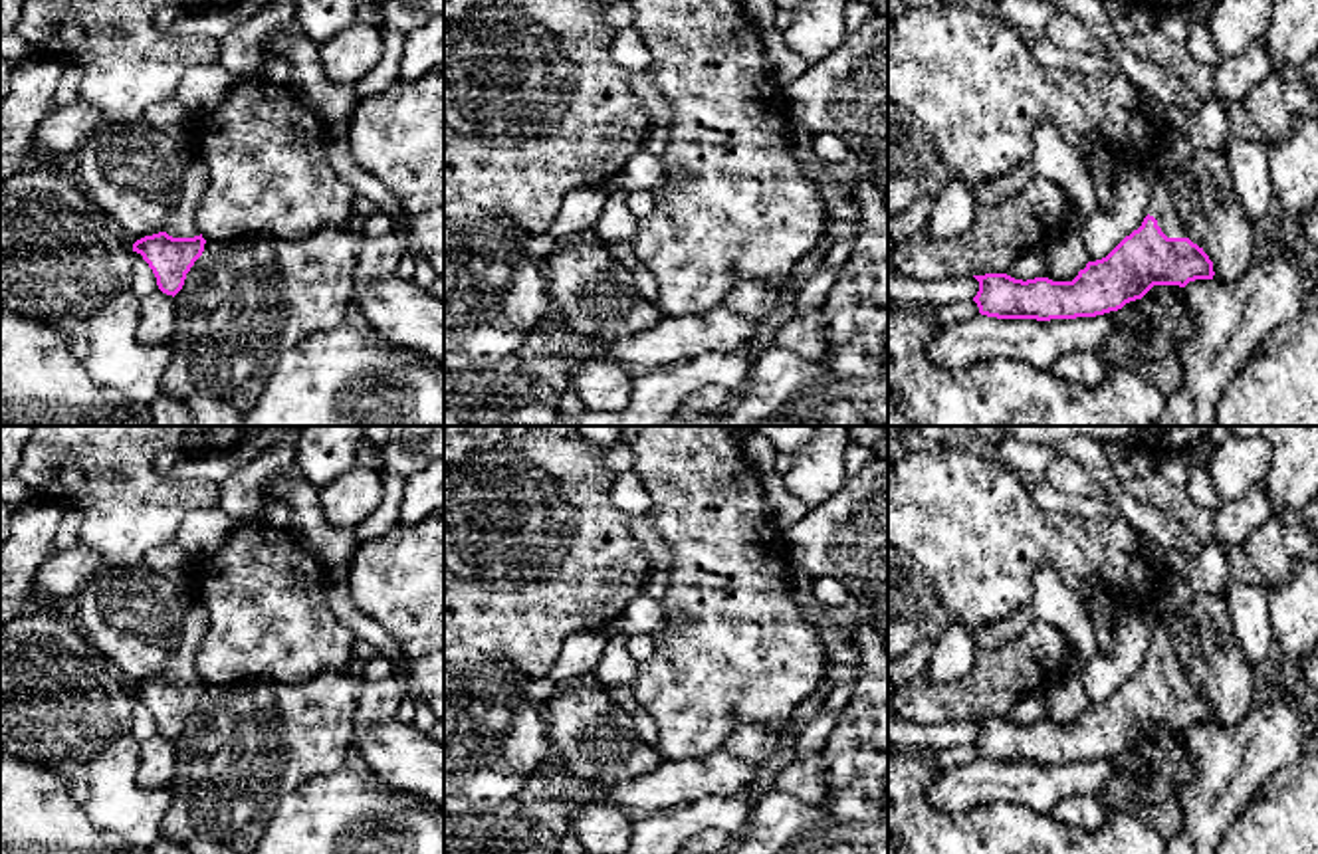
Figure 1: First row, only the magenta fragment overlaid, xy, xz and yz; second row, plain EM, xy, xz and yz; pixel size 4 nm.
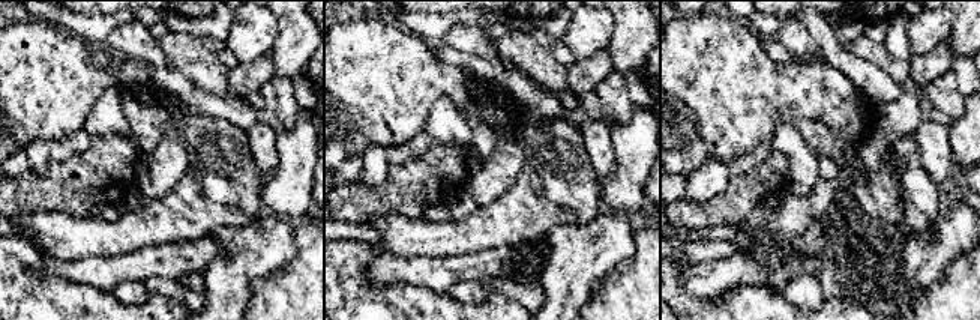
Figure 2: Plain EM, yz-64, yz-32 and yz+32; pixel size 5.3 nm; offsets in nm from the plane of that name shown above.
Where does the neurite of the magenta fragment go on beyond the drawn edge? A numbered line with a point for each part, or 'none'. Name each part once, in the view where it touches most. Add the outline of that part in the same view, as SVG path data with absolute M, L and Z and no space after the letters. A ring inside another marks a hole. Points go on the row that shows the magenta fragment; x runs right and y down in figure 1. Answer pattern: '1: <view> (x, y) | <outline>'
1: yz (1162, 209) | M1153 178L1153 188L1155 190L1152 194L1152 206L1148 214L1157 220L1157 226L1167 238L1185 238L1187 232L1181 218L1175 214L1167 182L1163 178Z

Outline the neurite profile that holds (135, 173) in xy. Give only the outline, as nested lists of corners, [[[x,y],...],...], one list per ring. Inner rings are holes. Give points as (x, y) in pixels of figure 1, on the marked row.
[[[145,121],[95,131],[71,157],[77,182],[131,240],[166,232],[180,204],[186,145]]]

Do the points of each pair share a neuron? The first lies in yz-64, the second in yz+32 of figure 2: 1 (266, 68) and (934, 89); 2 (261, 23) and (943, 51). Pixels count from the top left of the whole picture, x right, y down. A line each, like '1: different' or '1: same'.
1: different
2: different

